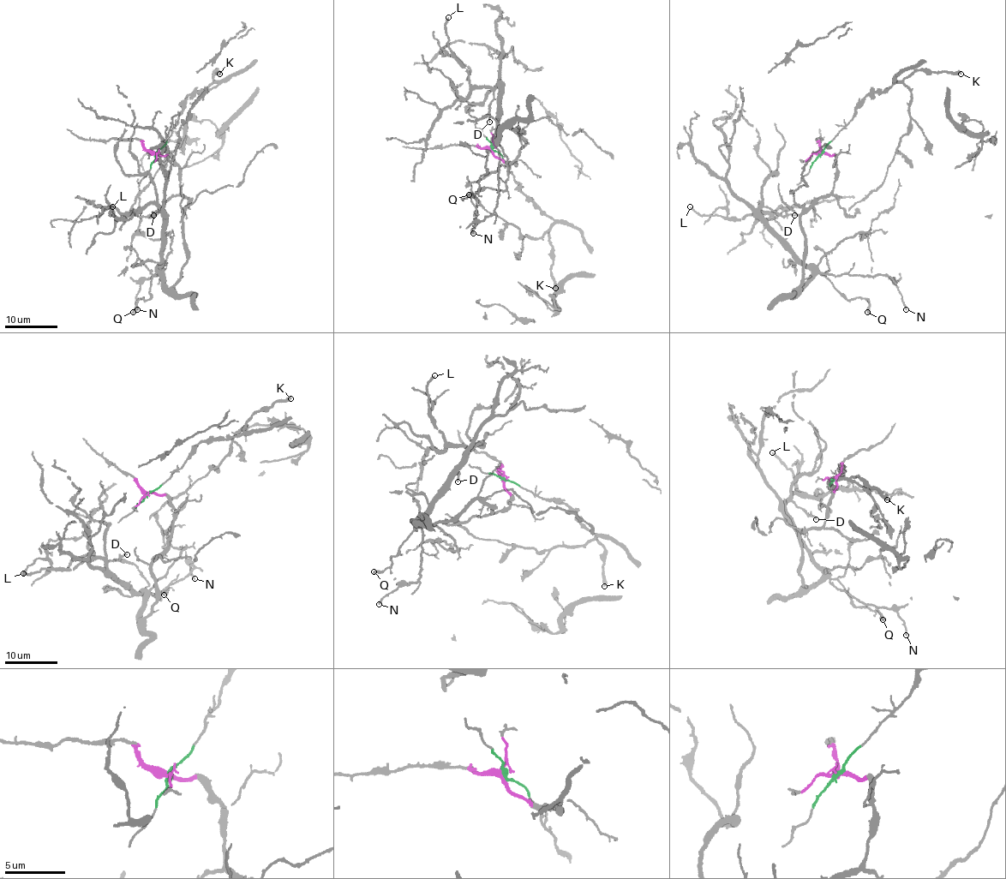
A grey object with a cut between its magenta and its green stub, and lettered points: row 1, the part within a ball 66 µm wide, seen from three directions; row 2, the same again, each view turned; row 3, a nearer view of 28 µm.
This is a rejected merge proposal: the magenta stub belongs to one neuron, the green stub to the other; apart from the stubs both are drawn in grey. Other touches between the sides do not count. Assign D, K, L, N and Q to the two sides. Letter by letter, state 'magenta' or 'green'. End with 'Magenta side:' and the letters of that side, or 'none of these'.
D: magenta
K: green
L: magenta
N: magenta
Q: magenta
Magenta side: D, L, N, Q

